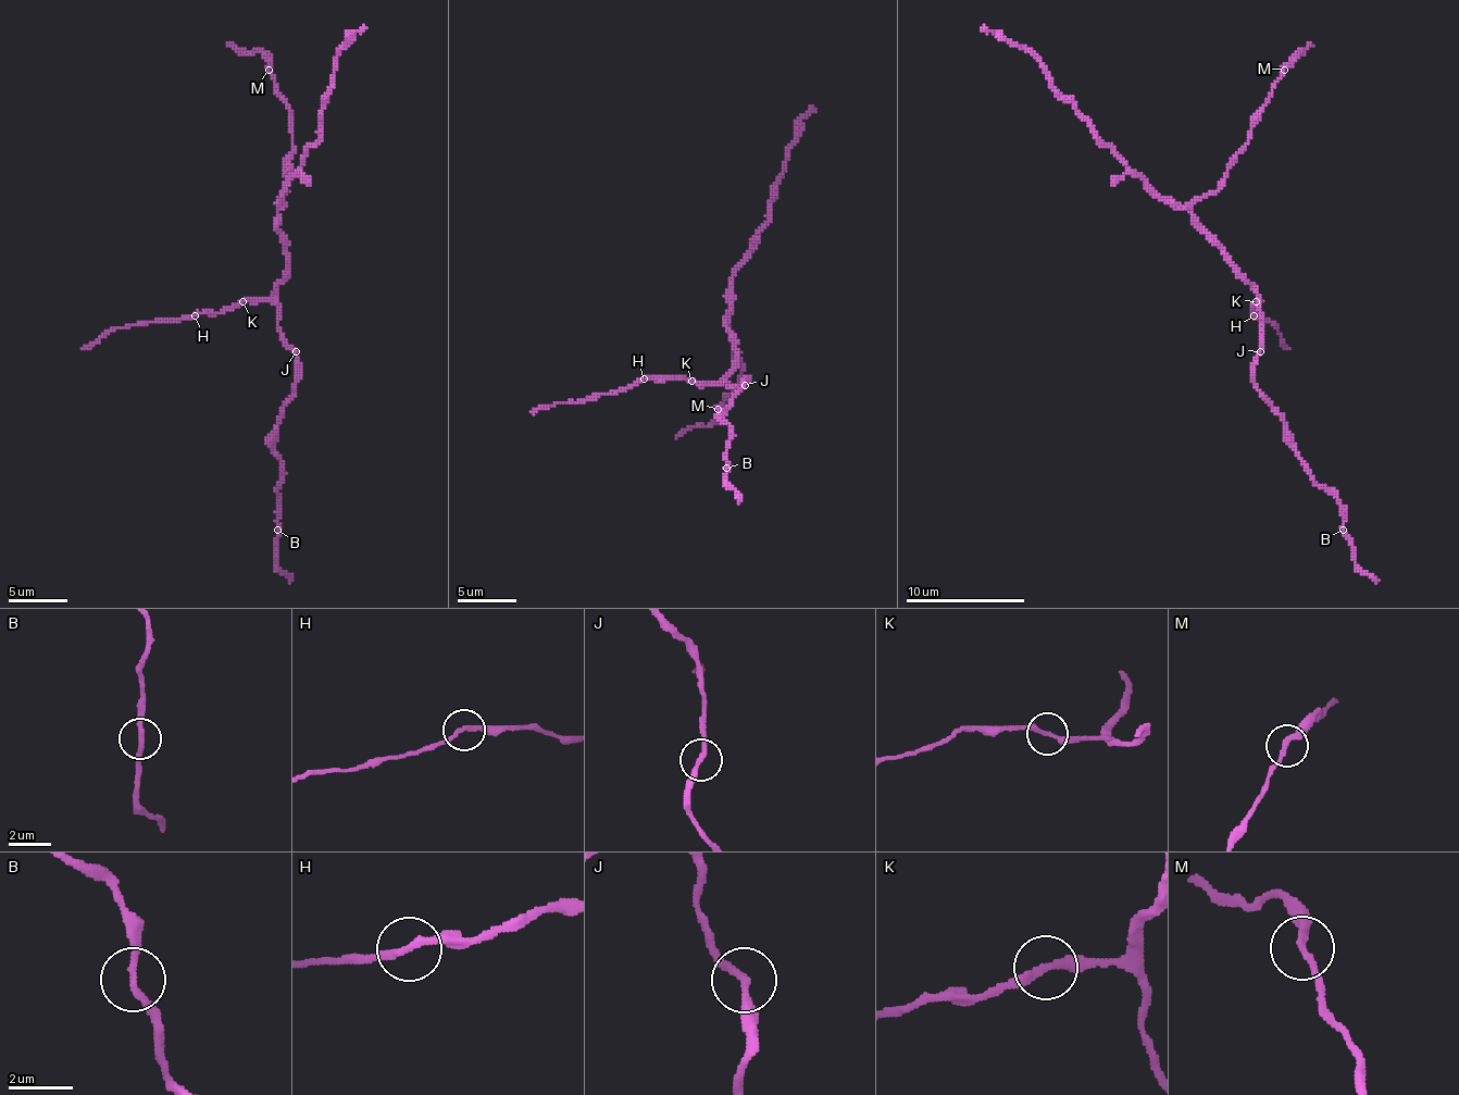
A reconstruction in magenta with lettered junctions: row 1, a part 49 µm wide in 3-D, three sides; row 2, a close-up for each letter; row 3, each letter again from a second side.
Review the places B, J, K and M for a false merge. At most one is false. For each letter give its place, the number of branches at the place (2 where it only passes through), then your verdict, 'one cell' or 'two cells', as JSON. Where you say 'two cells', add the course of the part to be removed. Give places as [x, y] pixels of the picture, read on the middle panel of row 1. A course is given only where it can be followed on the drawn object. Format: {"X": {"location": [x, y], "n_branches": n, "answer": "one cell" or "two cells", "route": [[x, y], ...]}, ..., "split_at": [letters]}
{"B": {"location": [726, 468], "n_branches": 2, "answer": "one cell"}, "J": {"location": [745, 385], "n_branches": 2, "answer": "one cell"}, "K": {"location": [691, 381], "n_branches": 2, "answer": "two cells", "route": [[690, 382], [644, 378], [608, 394], [531, 411]]}, "M": {"location": [718, 409], "n_branches": 2, "answer": "one cell"}, "split_at": ["K"]}

